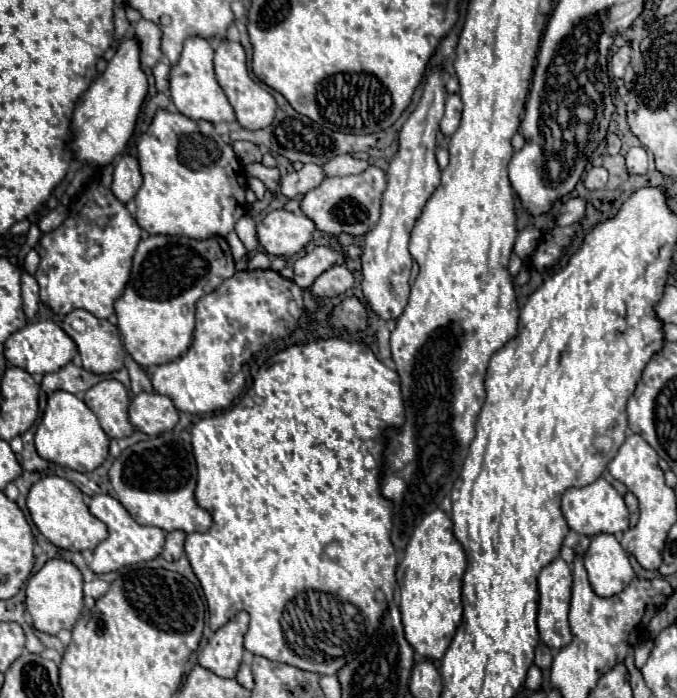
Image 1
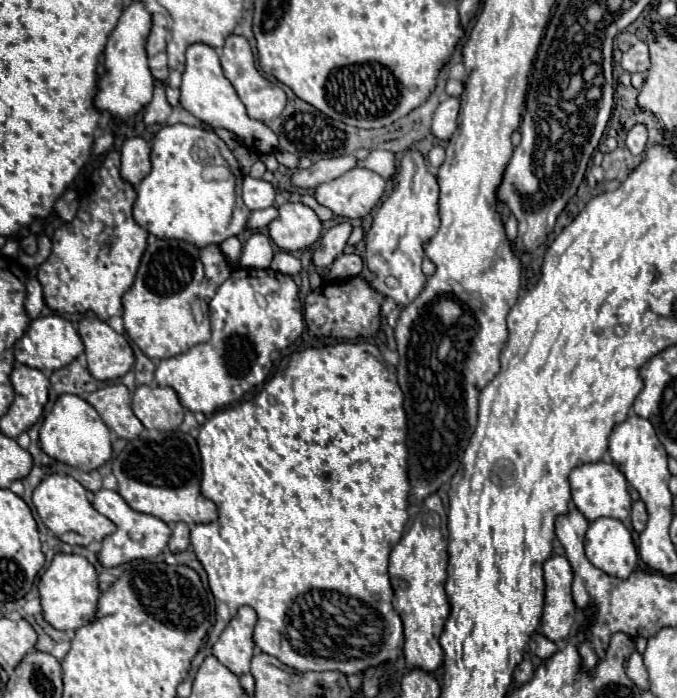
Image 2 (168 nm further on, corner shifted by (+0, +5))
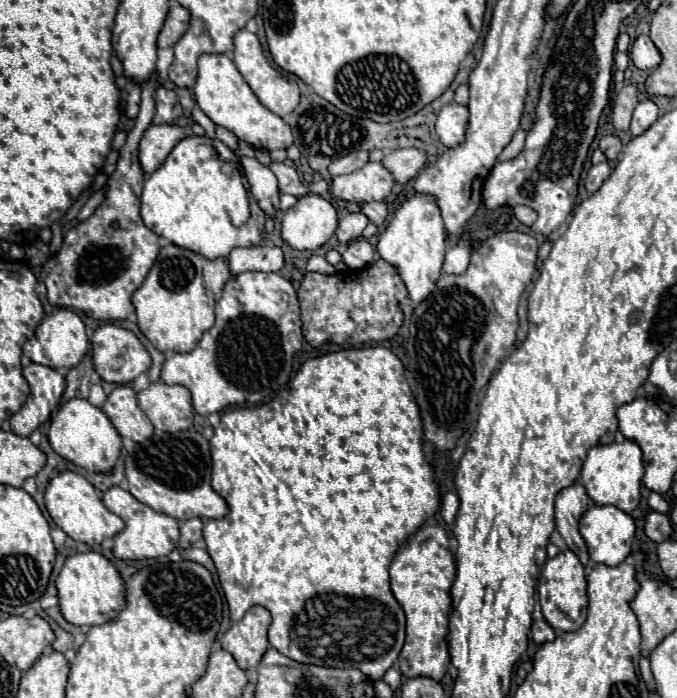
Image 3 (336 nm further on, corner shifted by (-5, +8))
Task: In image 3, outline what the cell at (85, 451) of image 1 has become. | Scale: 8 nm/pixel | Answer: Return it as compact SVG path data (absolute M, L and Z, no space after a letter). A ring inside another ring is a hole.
M80 398L66 402L58 410L58 414L52 418L52 424L48 430L48 440L56 454L60 454L62 458L70 460L72 464L76 464L92 474L112 470L120 456L120 450L122 450L120 434L116 432L112 422L106 418L106 414L100 408L92 406L88 400L80 400Z

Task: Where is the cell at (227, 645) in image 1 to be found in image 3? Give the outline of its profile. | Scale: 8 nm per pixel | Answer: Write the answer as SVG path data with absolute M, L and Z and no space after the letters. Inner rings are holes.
M254 606L246 616L232 624L222 638L222 648L228 650L242 670L254 672L264 652L268 650L268 626L272 618L262 606Z

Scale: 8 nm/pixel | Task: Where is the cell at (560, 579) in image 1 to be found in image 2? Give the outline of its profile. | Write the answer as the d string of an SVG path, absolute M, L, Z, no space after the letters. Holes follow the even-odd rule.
M553 555L543 565L545 607L541 617L541 633L551 639L565 639L577 623L577 609L571 599L573 571L567 557Z

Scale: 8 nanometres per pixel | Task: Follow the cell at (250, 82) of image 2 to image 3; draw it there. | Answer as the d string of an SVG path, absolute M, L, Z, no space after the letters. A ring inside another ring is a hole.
M246 28L244 30L238 30L236 36L234 36L234 62L240 70L240 74L244 76L244 80L250 84L252 92L258 96L258 100L268 108L272 110L274 114L278 116L288 116L300 102L300 88L294 80L288 80L284 78L276 68L270 66L268 58L264 56L264 50L262 50L262 44L258 40L256 34L248 32Z

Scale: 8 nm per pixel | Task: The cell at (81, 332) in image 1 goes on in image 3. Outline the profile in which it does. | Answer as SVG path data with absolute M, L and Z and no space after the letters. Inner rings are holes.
M104 324L104 326L94 330L92 360L94 360L94 368L96 368L98 376L104 382L114 382L114 384L132 382L136 376L148 372L148 368L152 364L152 358L150 358L148 350L142 346L142 342L138 340L138 336L130 330L114 326L114 324Z

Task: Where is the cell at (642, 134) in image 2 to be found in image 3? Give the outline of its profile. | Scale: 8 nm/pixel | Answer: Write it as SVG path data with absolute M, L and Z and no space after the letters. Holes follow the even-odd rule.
M642 100L636 108L634 108L634 114L632 114L632 126L630 126L630 132L634 136L642 134L644 130L648 130L658 118L658 106L652 102L652 100Z

